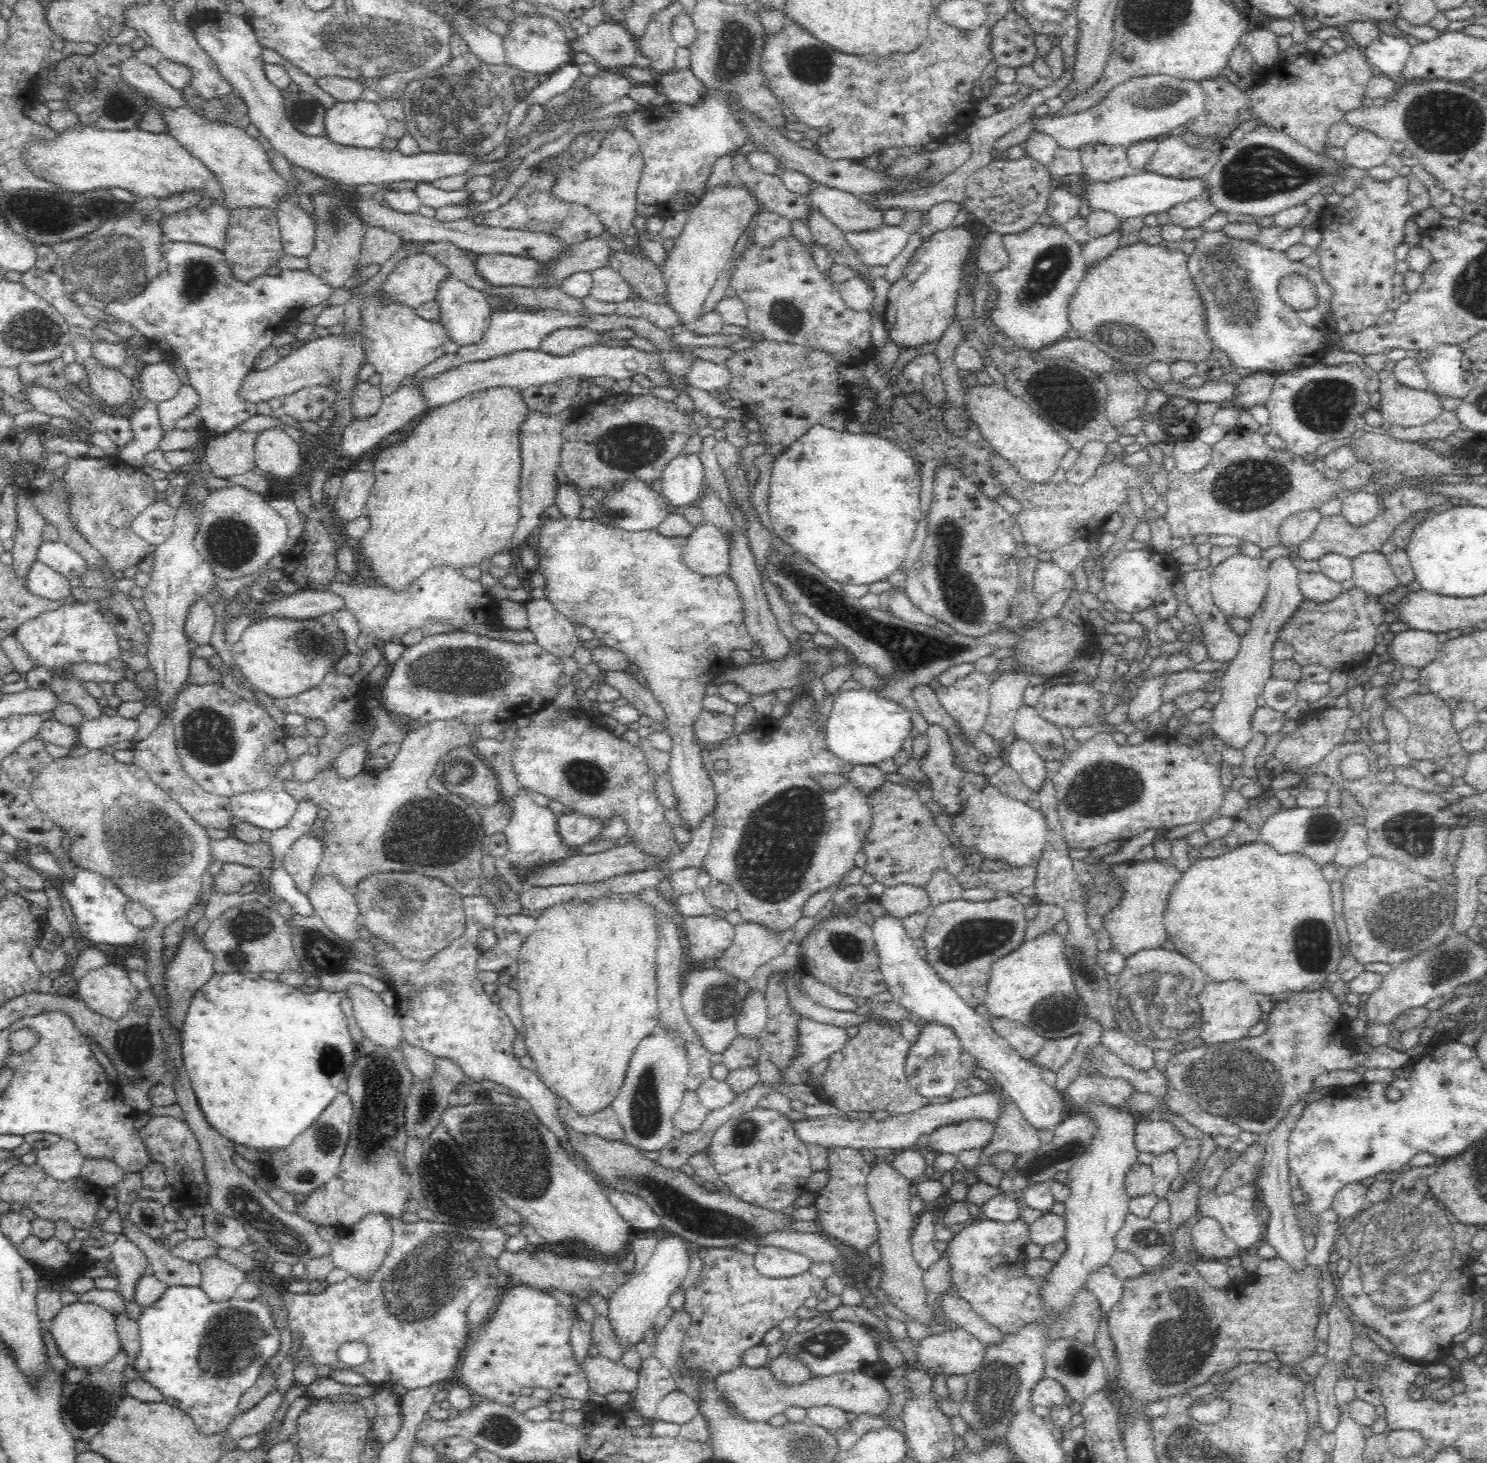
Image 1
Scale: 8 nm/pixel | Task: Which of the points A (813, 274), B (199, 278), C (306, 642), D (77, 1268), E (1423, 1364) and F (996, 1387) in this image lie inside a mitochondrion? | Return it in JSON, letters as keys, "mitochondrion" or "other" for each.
{"A":"other","B":"mitochondrion","C":"mitochondrion","D":"other","E":"other","F":"mitochondrion"}

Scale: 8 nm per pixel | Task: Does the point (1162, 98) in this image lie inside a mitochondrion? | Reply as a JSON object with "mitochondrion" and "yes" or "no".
{"mitochondrion":"yes"}

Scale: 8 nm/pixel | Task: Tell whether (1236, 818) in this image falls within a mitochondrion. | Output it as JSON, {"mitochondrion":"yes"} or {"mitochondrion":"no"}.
{"mitochondrion":"no"}

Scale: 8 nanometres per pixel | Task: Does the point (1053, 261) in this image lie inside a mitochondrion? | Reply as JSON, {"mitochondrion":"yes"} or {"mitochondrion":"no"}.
{"mitochondrion":"yes"}

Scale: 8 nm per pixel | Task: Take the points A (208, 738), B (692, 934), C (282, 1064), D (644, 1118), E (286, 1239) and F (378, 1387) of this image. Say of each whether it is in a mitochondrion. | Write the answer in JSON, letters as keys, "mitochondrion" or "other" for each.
{"A":"mitochondrion","B":"other","C":"other","D":"mitochondrion","E":"mitochondrion","F":"other"}

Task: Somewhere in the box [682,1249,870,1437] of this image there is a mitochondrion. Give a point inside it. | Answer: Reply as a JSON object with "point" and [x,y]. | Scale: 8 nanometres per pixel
{"point":[824,1343]}

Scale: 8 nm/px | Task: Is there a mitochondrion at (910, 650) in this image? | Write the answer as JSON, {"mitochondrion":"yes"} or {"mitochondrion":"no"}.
{"mitochondrion":"yes"}

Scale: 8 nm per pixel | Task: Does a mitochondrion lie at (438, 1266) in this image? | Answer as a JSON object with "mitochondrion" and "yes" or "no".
{"mitochondrion":"yes"}

